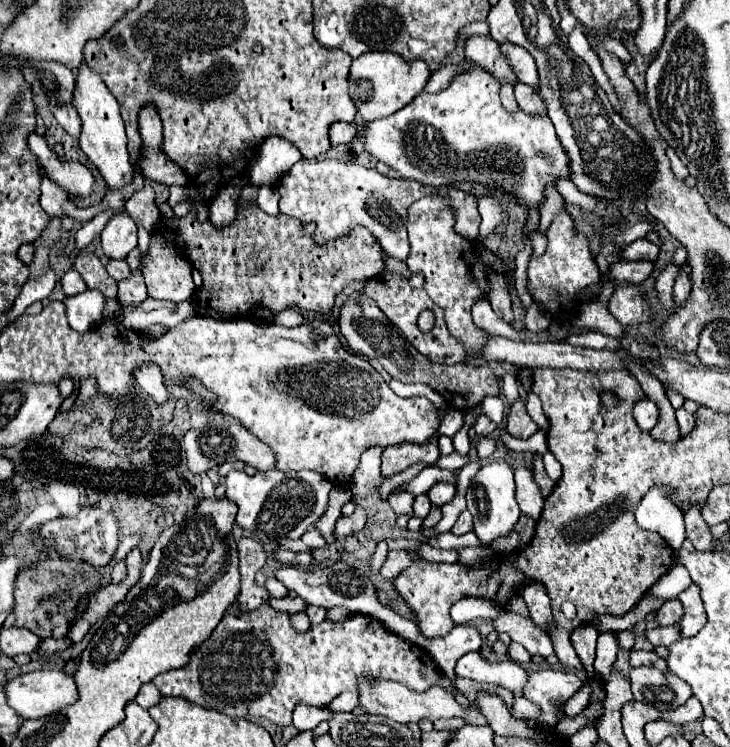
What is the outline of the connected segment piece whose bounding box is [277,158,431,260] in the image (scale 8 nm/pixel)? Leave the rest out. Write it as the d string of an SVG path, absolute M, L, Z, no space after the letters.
M301 158L279 180L277 192L281 194L281 214L299 218L301 222L317 222L317 242L345 236L355 226L363 226L377 238L379 246L387 256L405 260L405 256L409 254L409 240L405 230L407 208L421 196L429 194L431 188L413 180L385 178L377 170L361 168L357 164L347 164L339 160Z

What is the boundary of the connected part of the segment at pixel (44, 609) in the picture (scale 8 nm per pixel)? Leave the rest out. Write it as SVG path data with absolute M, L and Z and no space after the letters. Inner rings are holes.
M49 556L41 560L37 566L21 568L13 584L15 606L5 620L5 628L25 626L27 630L35 632L39 638L63 638L73 622L73 614L79 598L91 588L97 588L99 580L101 580L101 572L97 568L89 568L89 564L73 564L71 560L61 560L59 556ZM67 588L73 592L73 600L67 600L65 604L61 604L61 608L49 602L41 602L41 598L47 598L49 594L57 590L67 590Z

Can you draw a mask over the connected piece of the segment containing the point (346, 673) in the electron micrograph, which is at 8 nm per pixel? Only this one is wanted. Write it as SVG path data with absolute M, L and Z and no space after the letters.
M261 604L253 612L243 612L241 616L225 612L211 638L205 640L197 652L193 652L191 662L181 670L169 670L155 676L153 684L163 696L181 696L203 708L213 708L233 718L261 716L279 726L289 726L295 704L327 706L341 692L355 690L357 676L395 680L415 692L425 692L433 684L445 684L447 688L451 686L447 676L437 668L437 664L433 664L433 658L421 646L409 644L371 616L349 616L349 620L341 624L329 624L325 620L307 632L295 632L291 628L289 614L277 612L267 604Z

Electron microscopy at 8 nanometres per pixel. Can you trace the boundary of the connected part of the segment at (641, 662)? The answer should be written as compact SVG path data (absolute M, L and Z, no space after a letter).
M631 652L631 666L655 666L659 670L667 670L667 662L663 658L659 658L653 652Z

